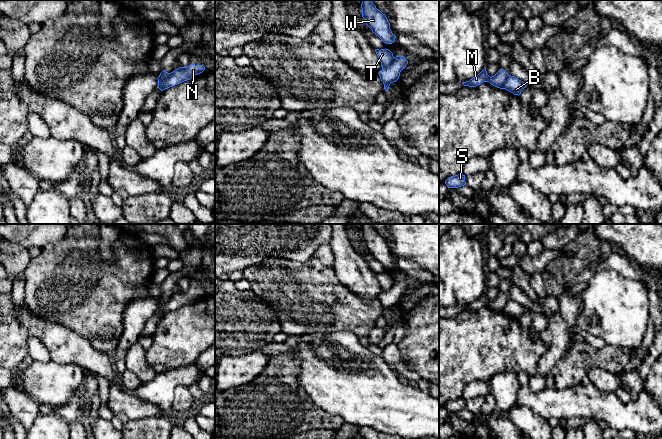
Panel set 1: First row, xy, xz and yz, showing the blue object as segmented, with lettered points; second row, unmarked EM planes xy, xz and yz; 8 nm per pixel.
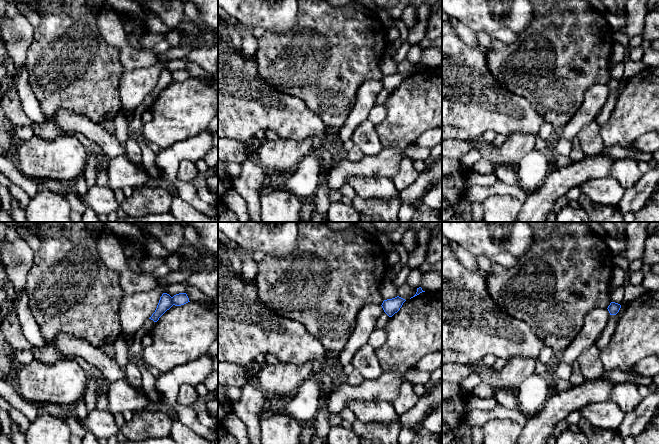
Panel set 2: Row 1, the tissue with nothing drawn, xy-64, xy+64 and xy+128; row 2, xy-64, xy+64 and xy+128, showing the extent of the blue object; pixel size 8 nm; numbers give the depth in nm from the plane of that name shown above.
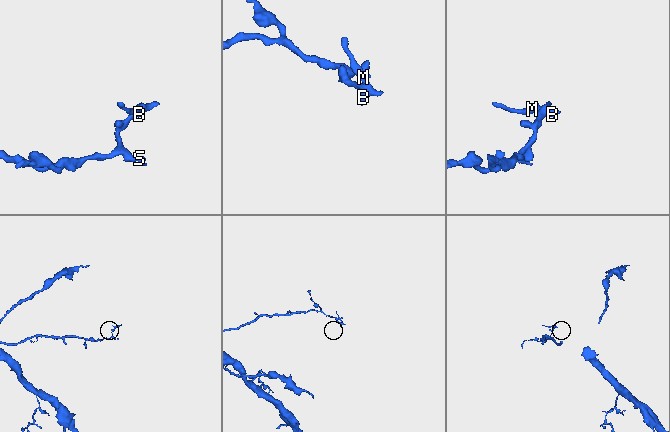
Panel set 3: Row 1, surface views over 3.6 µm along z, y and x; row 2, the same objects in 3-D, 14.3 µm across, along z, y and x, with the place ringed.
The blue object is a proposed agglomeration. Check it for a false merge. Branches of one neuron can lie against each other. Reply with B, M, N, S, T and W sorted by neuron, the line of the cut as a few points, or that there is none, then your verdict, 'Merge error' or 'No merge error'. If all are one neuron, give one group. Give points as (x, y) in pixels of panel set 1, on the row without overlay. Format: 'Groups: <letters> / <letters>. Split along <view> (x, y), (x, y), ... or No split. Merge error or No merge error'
Groups: B M N W / S T. Split along xy (169, 297), (162, 307), (162, 313). Merge error

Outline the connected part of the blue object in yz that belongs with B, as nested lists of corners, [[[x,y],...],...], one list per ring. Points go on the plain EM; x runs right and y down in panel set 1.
[[[508,299],[504,307],[504,313],[519,320],[527,309],[528,307],[522,306],[518,302]]]

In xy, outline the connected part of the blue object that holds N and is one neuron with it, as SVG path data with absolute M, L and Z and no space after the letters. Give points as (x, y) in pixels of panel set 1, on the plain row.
M190 288L187 291L179 291L169 297L168 302L162 307L162 313L168 313L179 307L190 304L195 299L202 297L205 294L203 289Z

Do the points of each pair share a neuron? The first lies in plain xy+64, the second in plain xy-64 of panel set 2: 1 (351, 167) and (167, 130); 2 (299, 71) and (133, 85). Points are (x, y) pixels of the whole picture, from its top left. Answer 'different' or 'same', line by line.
1: different
2: different

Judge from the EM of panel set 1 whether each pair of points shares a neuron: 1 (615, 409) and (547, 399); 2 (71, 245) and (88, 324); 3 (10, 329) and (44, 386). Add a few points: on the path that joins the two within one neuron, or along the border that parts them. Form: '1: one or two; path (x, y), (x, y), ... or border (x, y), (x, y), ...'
1: one; path (598, 405), (593, 403), (564, 403)
2: one; path (73, 265), (73, 283), (88, 298), (88, 304)
3: two; border (20, 368), (17, 371)

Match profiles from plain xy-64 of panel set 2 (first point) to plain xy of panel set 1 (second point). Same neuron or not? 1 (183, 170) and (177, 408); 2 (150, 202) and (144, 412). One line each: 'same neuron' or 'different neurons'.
1: same neuron
2: different neurons

